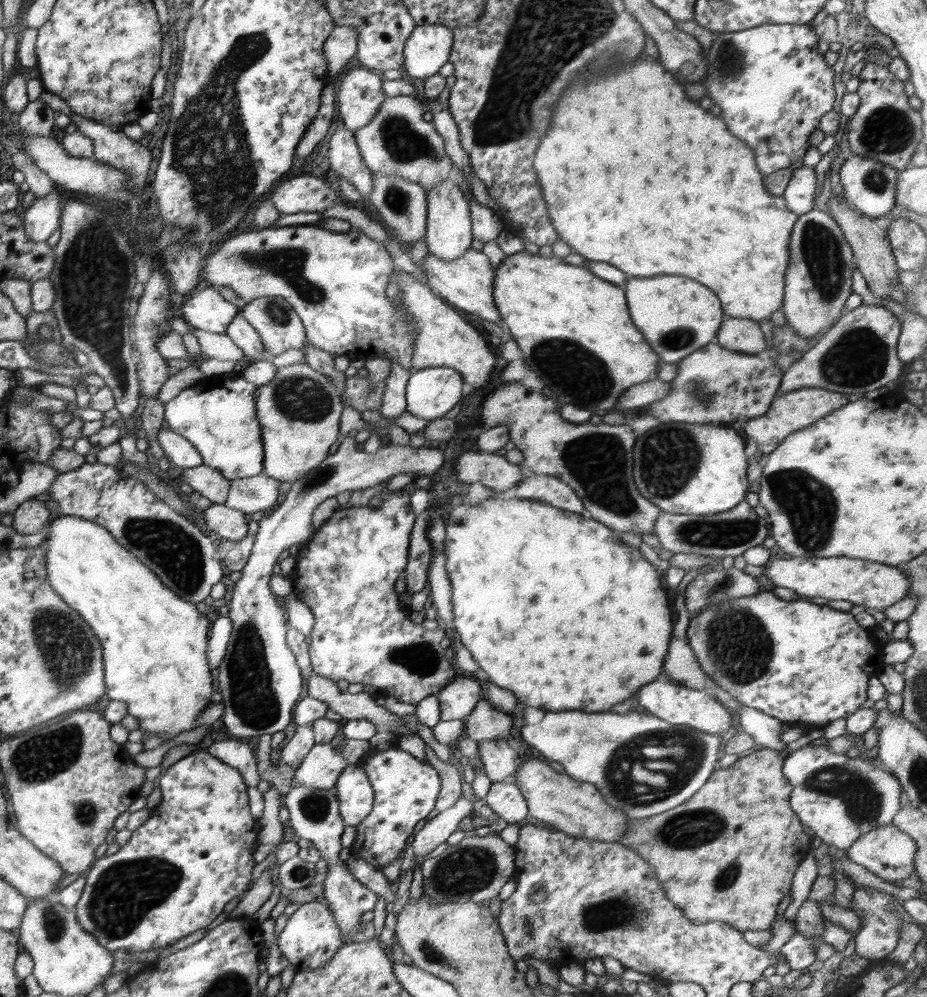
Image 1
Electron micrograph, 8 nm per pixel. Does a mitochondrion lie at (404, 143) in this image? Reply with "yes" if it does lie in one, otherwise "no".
yes

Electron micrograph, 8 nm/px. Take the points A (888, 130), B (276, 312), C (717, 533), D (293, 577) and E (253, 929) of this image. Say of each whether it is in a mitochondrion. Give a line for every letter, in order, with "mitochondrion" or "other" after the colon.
A: mitochondrion
B: mitochondrion
C: mitochondrion
D: other
E: other

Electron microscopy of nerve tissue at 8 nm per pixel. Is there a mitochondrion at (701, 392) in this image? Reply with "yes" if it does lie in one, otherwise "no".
yes

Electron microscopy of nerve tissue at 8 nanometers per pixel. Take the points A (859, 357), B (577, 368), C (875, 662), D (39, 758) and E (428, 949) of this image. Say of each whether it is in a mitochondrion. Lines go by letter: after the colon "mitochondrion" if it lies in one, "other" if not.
A: mitochondrion
B: mitochondrion
C: other
D: mitochondrion
E: mitochondrion

